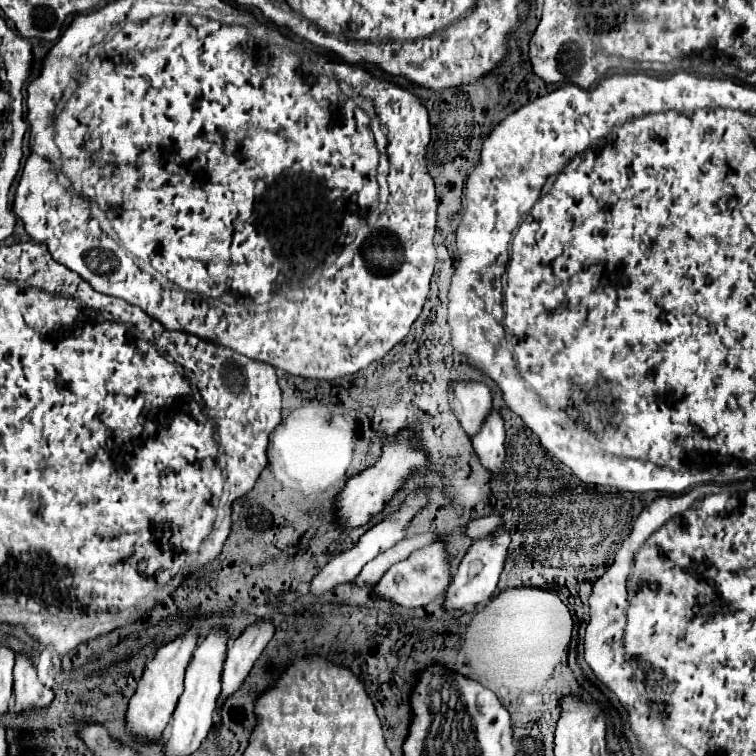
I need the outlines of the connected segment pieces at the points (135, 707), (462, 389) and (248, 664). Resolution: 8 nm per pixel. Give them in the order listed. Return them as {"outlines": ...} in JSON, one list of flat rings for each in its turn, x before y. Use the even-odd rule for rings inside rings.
{"outlines":[[[188,629,186,635,178,635,174,641,168,641,164,645,160,645,154,651,154,657,150,659,150,663,146,663,144,675,138,683,138,689,134,693,134,697,130,699,128,705,128,713,126,713,126,723,128,723,128,731,134,737,144,737,146,741,158,739,172,713,174,707,178,703,178,697,182,695,182,681,184,681,184,669,188,665,188,661,192,659,192,653,196,649,198,643,198,631,196,629]],[[454,383,450,389,450,405,464,431,474,437,488,413,492,413,492,395,484,383]],[[264,619,248,625,240,633,240,637,228,649,228,657,226,657,224,673,222,673,222,695,218,703,224,703,228,695,242,685,242,681,250,673,254,661,260,657,260,653,264,651,272,635,274,635,274,625,272,621,264,621]]]}

